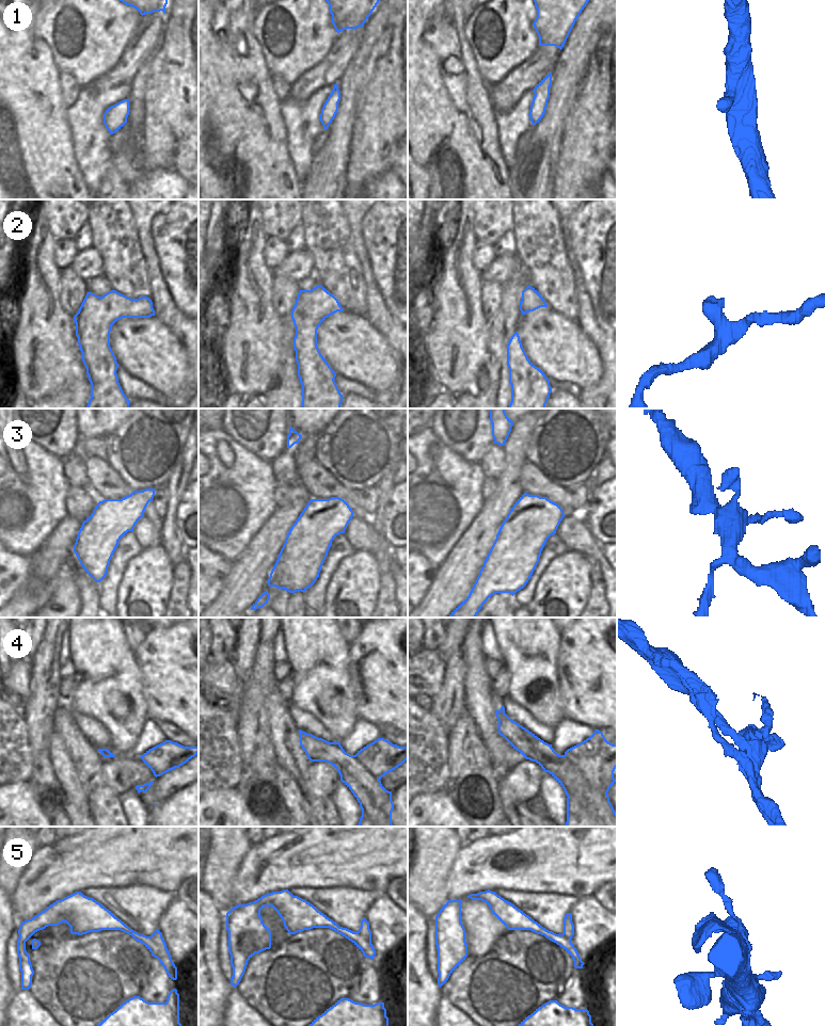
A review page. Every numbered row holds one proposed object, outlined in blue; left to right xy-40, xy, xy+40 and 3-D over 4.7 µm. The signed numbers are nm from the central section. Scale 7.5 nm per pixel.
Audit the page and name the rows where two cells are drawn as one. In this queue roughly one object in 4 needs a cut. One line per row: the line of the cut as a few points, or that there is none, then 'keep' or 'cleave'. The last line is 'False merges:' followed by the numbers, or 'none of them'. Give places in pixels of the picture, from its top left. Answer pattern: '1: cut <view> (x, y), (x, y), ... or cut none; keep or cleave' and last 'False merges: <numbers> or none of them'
1: cut none; keep
2: cut none; keep
3: cut none; keep
4: cut xy+40 (564, 755), (587, 782), (584, 787), (577, 788), (568, 797); cleave
5: cut xy-40 (130, 929), (132, 936); cleave
False merges: 4, 5

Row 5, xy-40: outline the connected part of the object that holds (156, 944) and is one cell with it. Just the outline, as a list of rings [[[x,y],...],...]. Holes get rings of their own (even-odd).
[[[156,929],[150,936],[140,934],[133,930],[132,933],[132,937],[142,943],[152,952],[152,956],[160,961],[169,977],[173,980],[176,980],[177,967],[171,959],[171,955],[162,937],[162,933],[158,929]]]

